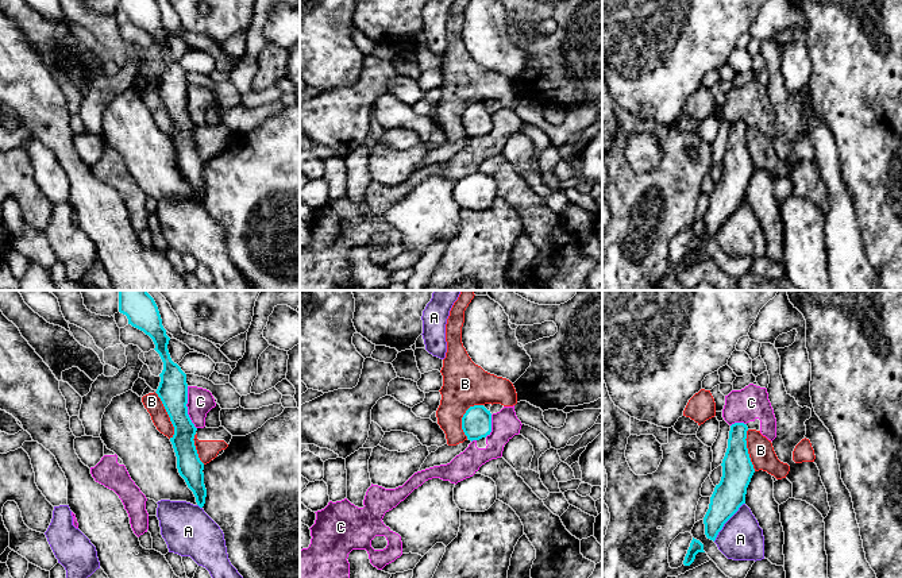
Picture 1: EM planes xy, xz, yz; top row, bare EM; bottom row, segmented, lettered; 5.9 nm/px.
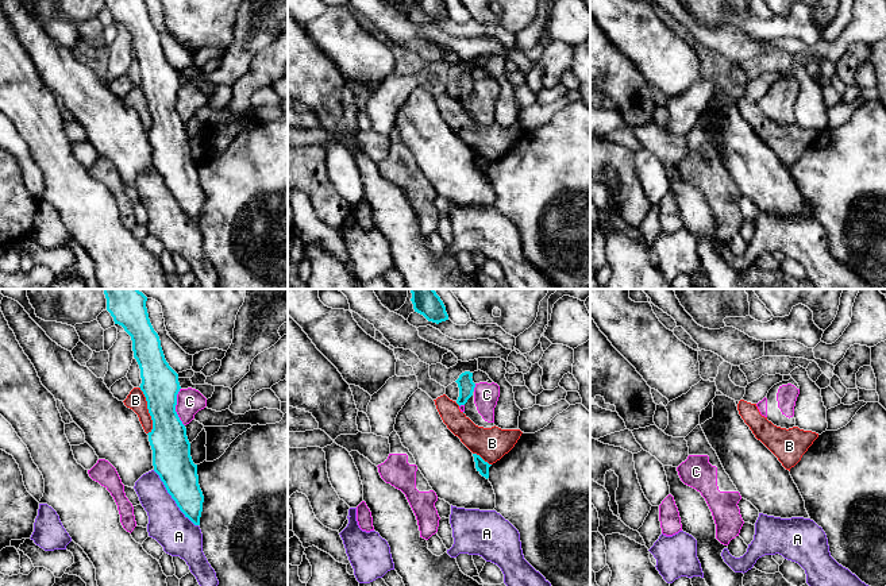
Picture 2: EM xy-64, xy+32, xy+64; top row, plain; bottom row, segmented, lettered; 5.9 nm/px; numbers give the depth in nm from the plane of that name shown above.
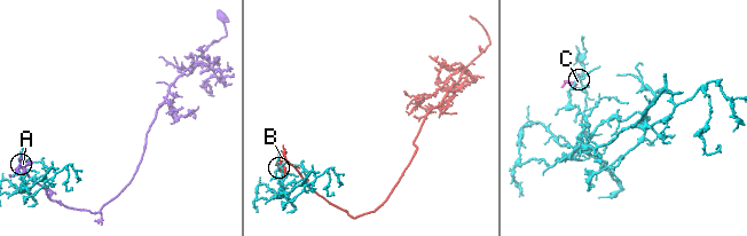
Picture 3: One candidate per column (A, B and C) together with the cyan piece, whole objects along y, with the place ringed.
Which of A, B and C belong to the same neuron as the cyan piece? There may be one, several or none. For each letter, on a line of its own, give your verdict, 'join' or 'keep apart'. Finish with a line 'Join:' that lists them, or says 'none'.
A: keep apart
B: keep apart
C: keep apart
Join: none

